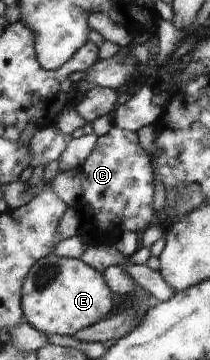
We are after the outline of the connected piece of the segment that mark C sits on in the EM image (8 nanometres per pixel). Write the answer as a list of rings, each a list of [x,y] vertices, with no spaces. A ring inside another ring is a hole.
[[[113,126],[108,133],[98,137],[96,147],[86,158],[86,161],[80,166],[81,187],[84,201],[90,205],[90,209],[96,215],[98,225],[106,227],[106,221],[114,223],[120,233],[124,231],[144,231],[152,223],[154,217],[154,207],[152,207],[152,197],[154,197],[154,173],[152,173],[150,157],[138,143],[136,133],[120,129]]]

